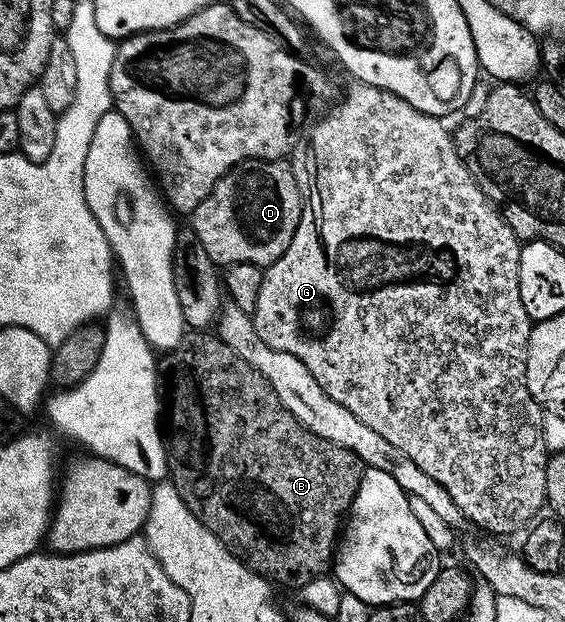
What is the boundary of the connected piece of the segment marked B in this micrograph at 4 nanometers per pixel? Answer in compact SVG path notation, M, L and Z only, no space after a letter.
M194 332L182 339L181 344L161 359L160 370L164 375L164 402L170 405L170 411L165 411L164 425L161 427L163 439L166 443L166 469L169 481L180 492L192 513L203 522L223 544L239 559L254 571L262 575L271 583L279 582L282 586L300 586L306 588L314 578L321 578L331 569L332 559L340 541L340 531L344 526L344 519L354 505L354 497L360 488L360 480L364 469L363 462L348 448L340 447L330 440L321 439L316 433L309 431L290 412L284 408L272 384L261 375L261 372L247 360L242 360L221 339L210 332Z

